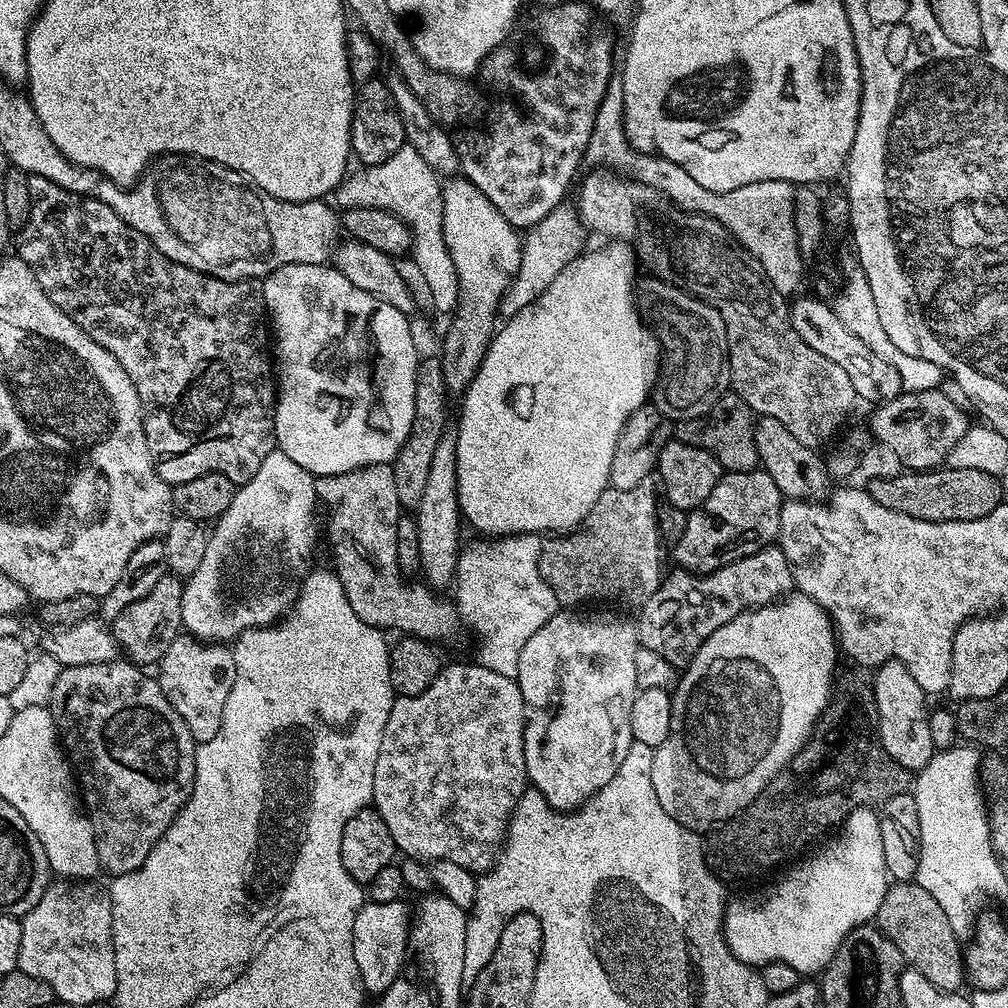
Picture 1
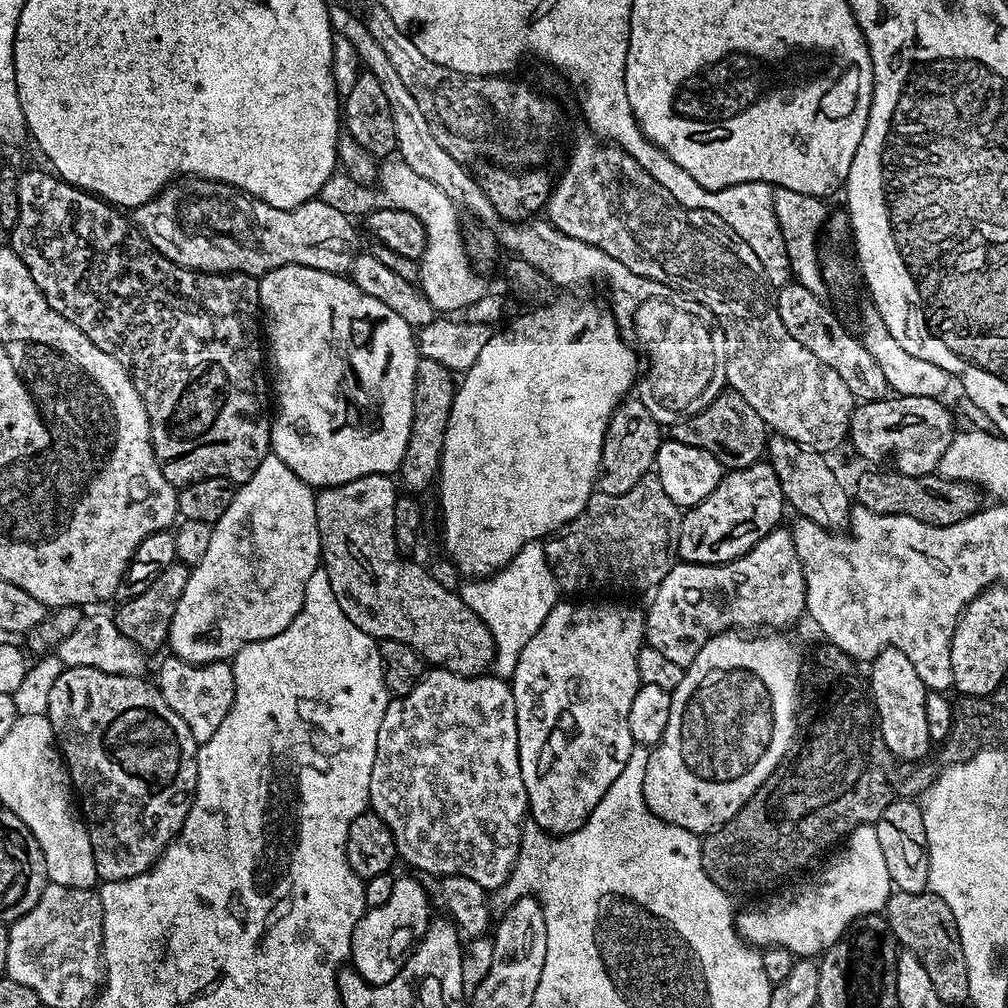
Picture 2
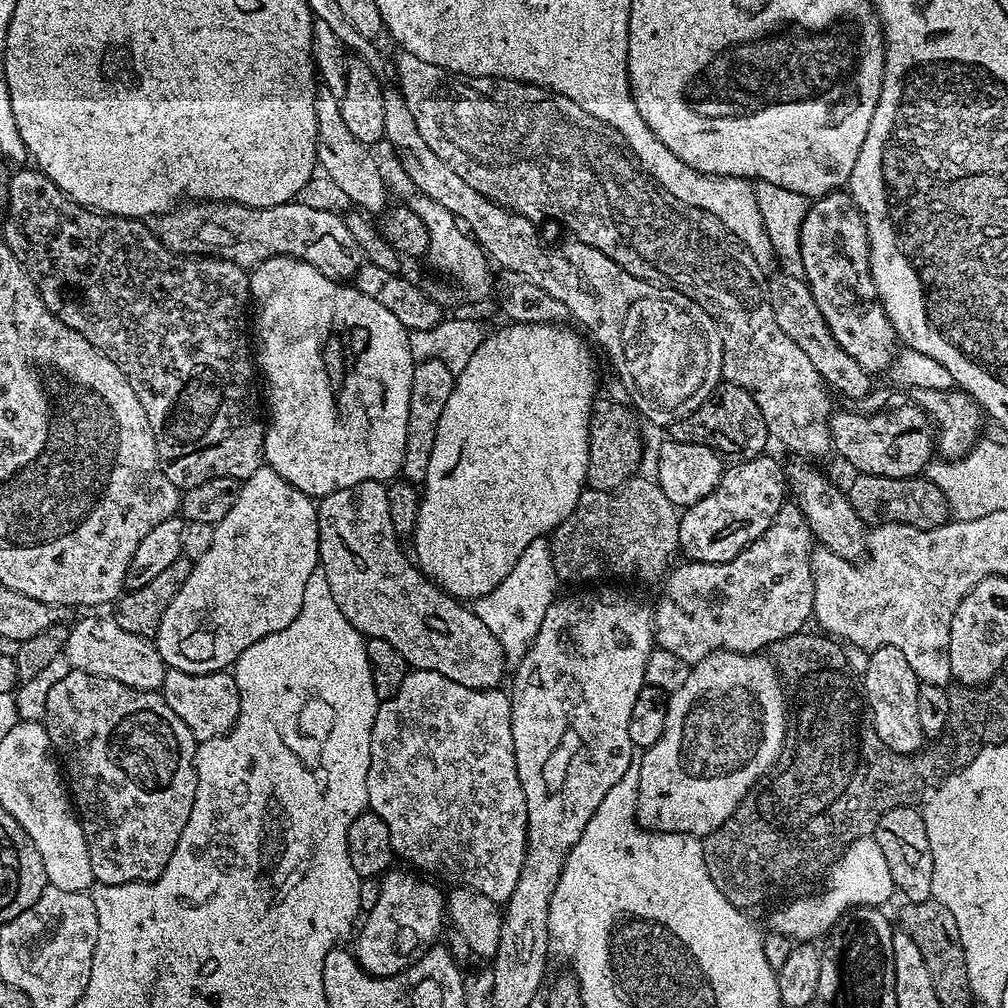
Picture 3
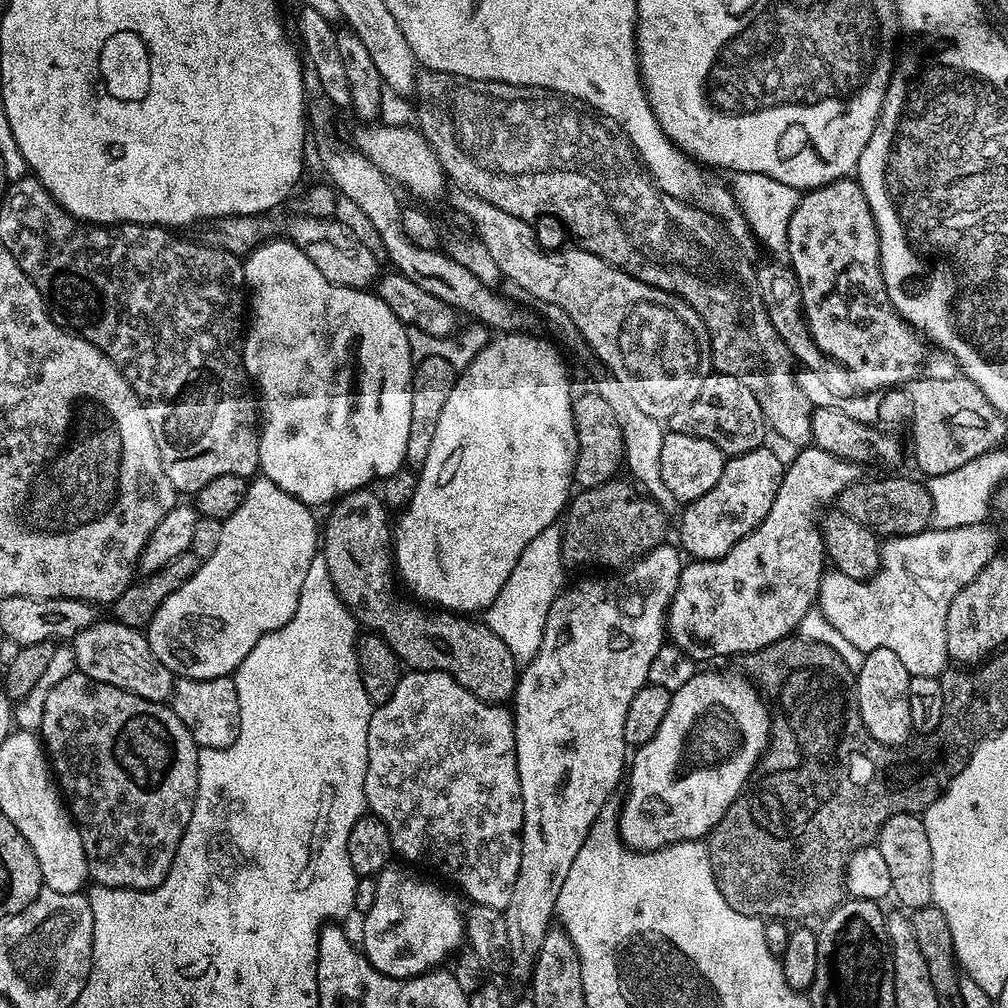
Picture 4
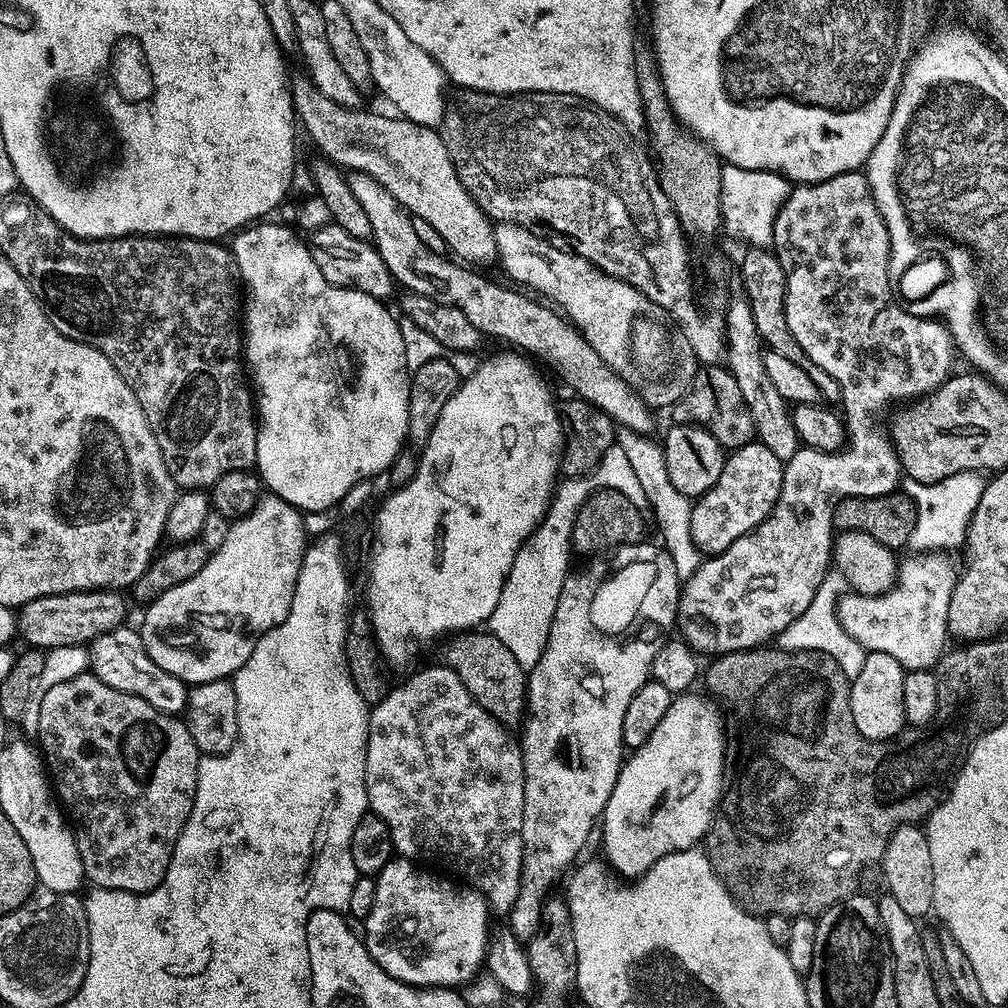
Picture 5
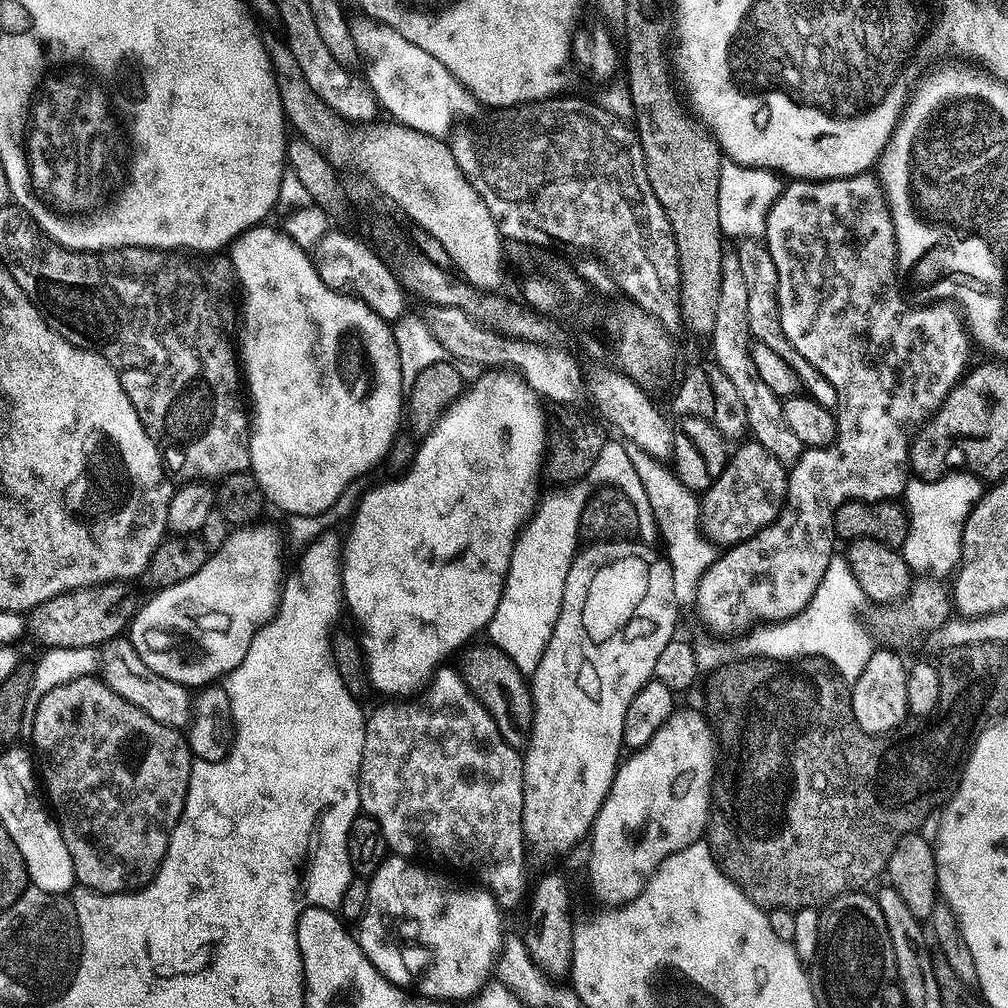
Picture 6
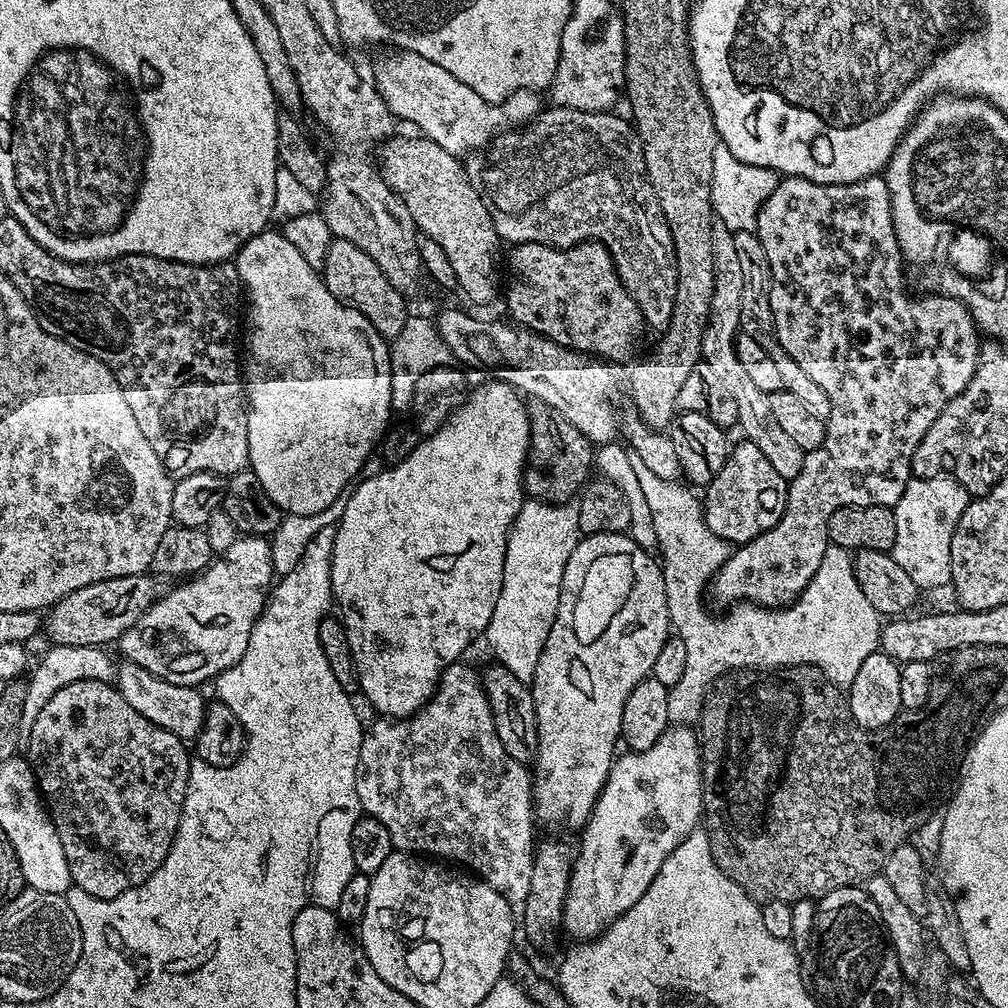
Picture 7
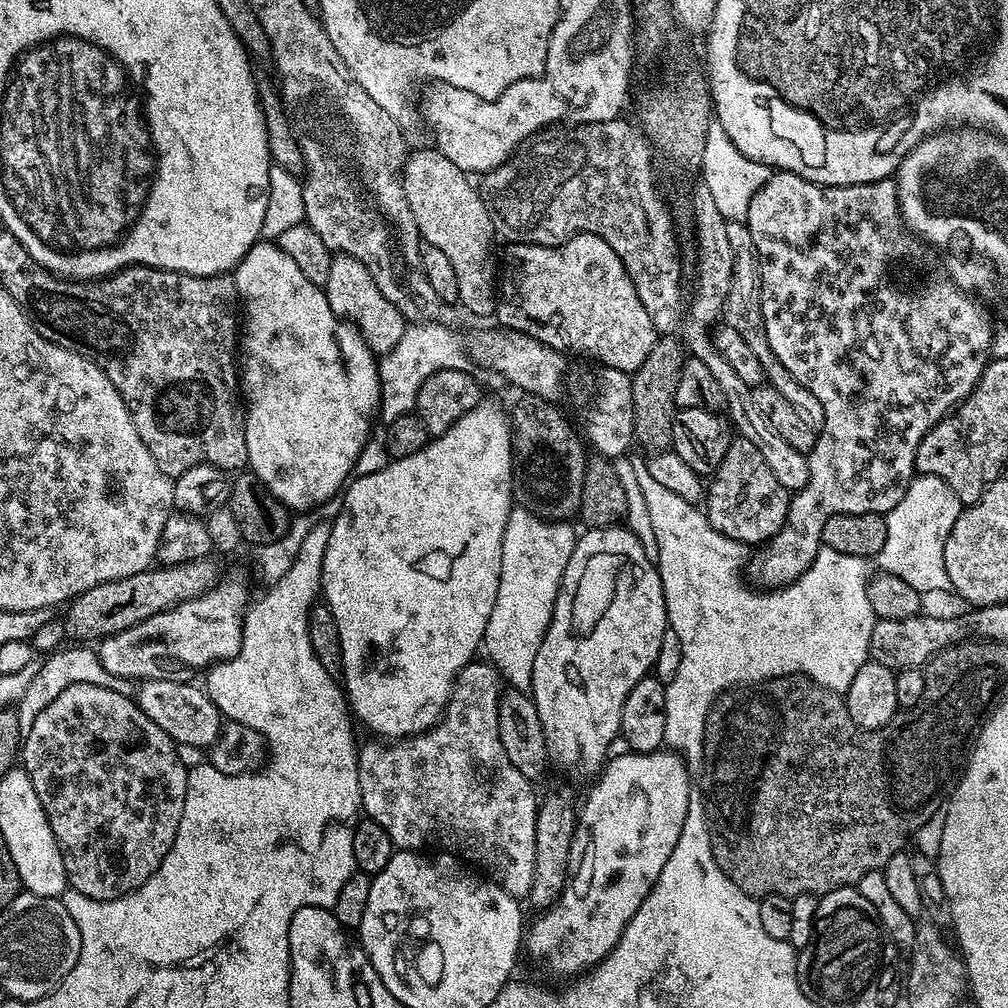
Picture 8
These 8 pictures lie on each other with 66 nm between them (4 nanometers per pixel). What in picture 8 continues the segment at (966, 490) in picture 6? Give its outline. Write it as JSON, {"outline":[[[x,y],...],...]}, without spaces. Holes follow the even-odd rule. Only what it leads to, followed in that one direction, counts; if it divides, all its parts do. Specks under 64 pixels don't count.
{"outline":[[[913,476],[902,502],[887,513],[886,546],[874,557],[880,572],[889,572],[902,582],[917,588],[921,594],[940,592],[949,587],[944,551],[946,538],[954,530],[962,511],[960,499],[950,486],[937,476]]]}

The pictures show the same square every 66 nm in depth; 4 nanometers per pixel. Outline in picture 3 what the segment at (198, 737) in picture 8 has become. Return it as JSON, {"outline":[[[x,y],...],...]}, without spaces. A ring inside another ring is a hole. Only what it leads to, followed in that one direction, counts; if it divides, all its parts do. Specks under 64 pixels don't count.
{"outline":[[[88,614],[78,624],[78,634],[69,633],[63,655],[73,671],[94,674],[96,677],[113,678],[132,689],[159,691],[164,684],[167,665],[155,645],[145,637],[129,634],[118,626],[113,617],[96,617]]]}

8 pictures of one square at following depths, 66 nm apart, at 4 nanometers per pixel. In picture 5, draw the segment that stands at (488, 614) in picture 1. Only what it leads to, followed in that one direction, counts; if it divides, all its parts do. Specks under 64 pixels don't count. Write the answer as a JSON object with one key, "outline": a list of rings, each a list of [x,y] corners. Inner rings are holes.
{"outline":[[[599,475],[574,476],[559,481],[552,501],[548,503],[546,514],[540,525],[524,539],[524,545],[514,558],[514,566],[510,566],[510,574],[505,578],[502,595],[498,597],[498,606],[494,606],[494,614],[486,622],[487,631],[514,654],[518,666],[530,670],[542,658],[546,638],[550,638],[550,626],[554,618],[554,610],[558,610],[558,598],[562,594],[562,586],[570,575],[568,559],[574,556],[572,531],[578,518],[578,510],[592,493],[602,486]]]}

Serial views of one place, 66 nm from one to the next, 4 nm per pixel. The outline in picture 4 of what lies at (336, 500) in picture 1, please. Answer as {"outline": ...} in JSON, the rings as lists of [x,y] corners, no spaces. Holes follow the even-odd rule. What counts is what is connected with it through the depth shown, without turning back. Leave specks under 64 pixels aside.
{"outline":[[[367,487],[347,492],[331,505],[332,513],[329,514],[328,521],[325,524],[323,521],[322,524],[322,554],[326,558],[326,564],[330,566],[330,578],[334,582],[340,601],[354,613],[363,627],[364,624],[368,627],[365,629],[383,636],[385,642],[395,650],[401,665],[407,666],[413,672],[446,672],[463,688],[470,690],[474,698],[485,700],[488,704],[507,705],[516,694],[518,665],[514,662],[514,654],[510,654],[506,642],[502,642],[502,638],[498,638],[494,630],[490,630],[487,624],[468,614],[432,610],[427,616],[416,608],[408,608],[404,612],[403,606],[396,604],[398,580],[394,575],[392,550],[394,528],[390,523],[388,508],[381,497],[372,491],[371,487]]]}

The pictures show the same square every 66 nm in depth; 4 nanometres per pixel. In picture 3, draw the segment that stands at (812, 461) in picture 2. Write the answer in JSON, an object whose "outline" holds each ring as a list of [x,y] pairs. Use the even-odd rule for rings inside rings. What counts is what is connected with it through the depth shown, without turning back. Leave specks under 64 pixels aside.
{"outline":[[[796,458],[791,465],[786,468],[786,484],[790,489],[791,499],[802,510],[802,514],[806,518],[806,522],[810,526],[815,543],[821,548],[828,548],[834,554],[838,554],[838,558],[846,558],[853,562],[860,562],[865,559],[868,550],[868,533],[864,520],[858,518],[858,514],[854,510],[854,506],[850,506],[847,491],[843,487],[839,488],[836,484],[824,480],[824,476],[816,468],[811,468],[811,463],[805,462],[803,459]]]}

